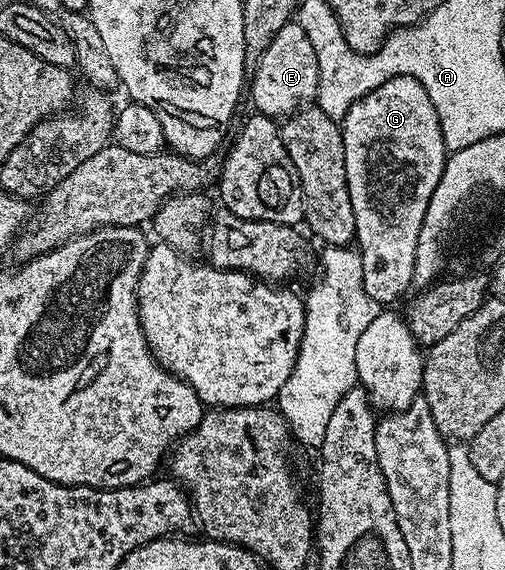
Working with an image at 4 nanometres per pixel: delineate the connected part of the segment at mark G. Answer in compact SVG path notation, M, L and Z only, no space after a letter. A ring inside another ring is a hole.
M398 75L366 92L346 112L340 128L345 146L346 184L354 212L355 242L362 258L363 285L374 301L386 304L399 299L412 287L417 238L449 153L433 102L429 101L420 80L411 75Z

